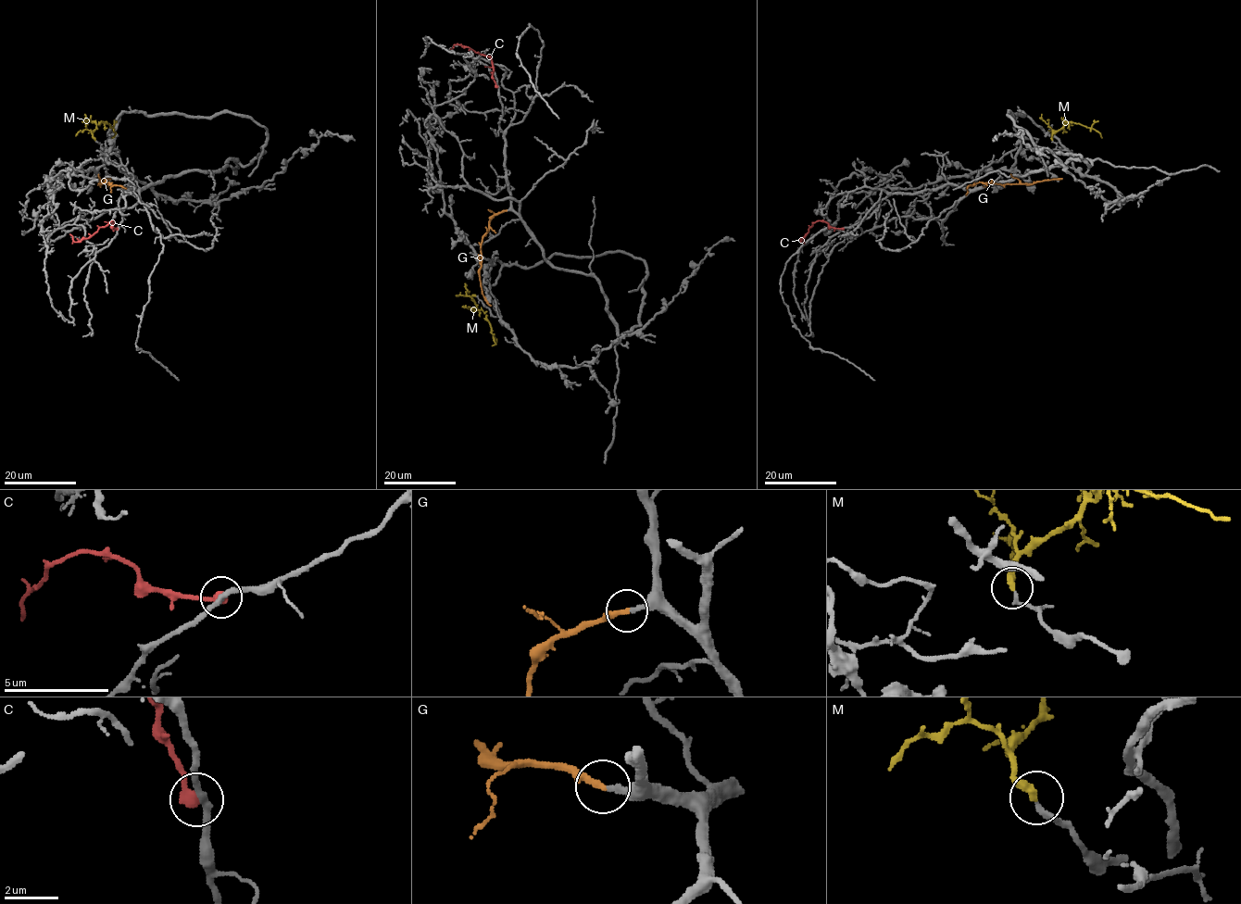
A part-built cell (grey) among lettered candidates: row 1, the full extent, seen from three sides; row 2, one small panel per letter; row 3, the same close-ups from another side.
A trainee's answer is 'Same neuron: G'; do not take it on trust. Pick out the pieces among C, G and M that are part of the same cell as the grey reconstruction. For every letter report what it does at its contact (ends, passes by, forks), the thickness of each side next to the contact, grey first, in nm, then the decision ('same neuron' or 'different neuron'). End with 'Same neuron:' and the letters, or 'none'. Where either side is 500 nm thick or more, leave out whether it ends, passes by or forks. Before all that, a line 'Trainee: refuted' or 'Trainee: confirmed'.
Trainee: confirmed
C: it ends; calibres 260 and 440 nm; different neuron
G: it ends; calibres 240 and 280 nm; same neuron
M: it ends; calibres 180 and 320 nm; different neuron
Same neuron: G

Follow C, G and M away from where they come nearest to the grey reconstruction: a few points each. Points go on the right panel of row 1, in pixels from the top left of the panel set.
C: (843, 228), (816, 221), (801, 242), (805, 233)
G: (967, 188), (978, 182), (1026, 184), (1061, 179)
M: (1052, 140), (1054, 133), (1067, 121), (1095, 129), (1101, 138)

